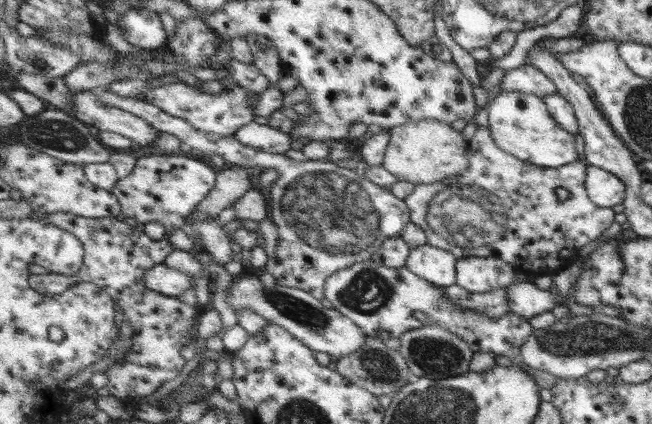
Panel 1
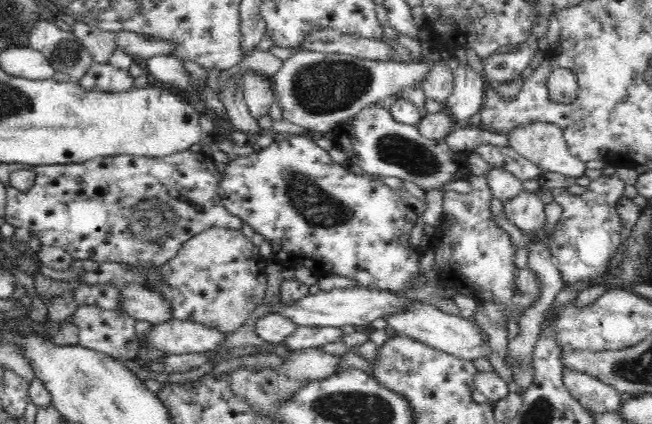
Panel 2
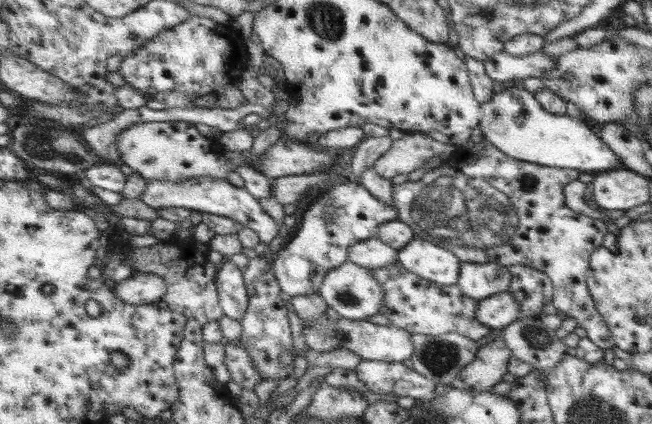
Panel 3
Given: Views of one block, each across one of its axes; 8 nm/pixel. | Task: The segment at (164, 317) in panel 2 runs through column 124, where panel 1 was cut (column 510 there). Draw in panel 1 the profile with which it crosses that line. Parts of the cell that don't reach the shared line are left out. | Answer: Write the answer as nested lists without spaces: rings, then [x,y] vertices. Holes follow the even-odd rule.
[[[531,280],[507,287],[510,312],[531,319],[555,308],[557,297],[549,289],[538,288]]]

